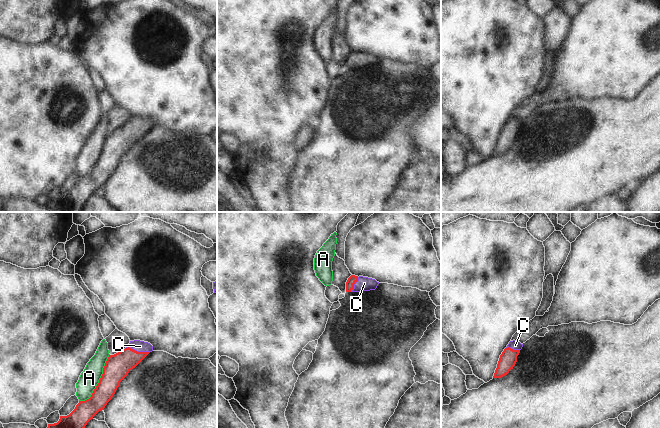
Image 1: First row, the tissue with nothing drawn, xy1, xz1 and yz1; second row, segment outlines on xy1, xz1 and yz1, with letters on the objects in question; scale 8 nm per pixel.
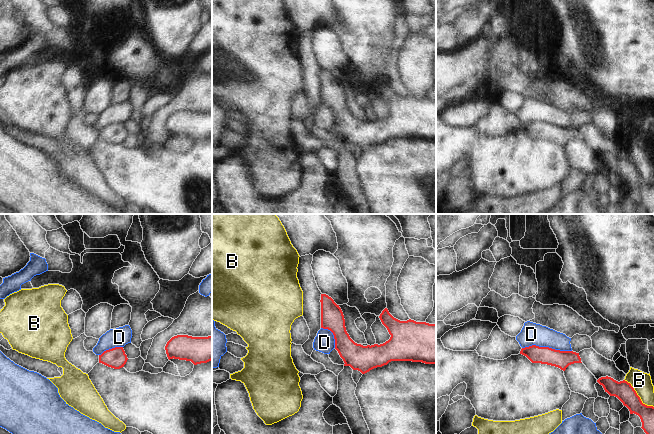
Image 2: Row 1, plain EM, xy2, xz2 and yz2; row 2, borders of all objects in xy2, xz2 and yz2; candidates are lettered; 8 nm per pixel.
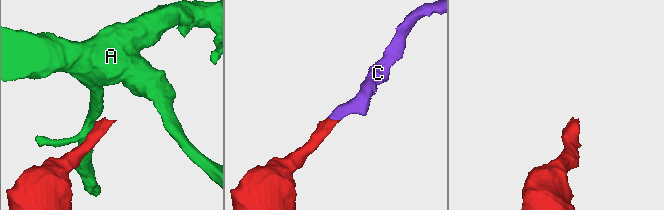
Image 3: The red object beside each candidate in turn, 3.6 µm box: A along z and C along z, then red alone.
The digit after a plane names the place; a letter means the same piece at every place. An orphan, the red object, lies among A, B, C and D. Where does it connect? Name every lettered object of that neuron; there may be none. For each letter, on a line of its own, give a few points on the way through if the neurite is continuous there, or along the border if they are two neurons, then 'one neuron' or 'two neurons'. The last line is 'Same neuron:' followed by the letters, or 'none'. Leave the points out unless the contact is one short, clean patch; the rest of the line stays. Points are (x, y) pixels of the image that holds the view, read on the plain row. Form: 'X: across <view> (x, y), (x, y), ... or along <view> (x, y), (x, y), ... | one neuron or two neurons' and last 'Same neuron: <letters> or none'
A: two neurons
B: two neurons
C: across xy1 (117, 142), (138, 128), (140, 122) | one neuron
D: along yz2 (522, 123), (537, 121), (571, 127) | two neurons
Same neuron: C

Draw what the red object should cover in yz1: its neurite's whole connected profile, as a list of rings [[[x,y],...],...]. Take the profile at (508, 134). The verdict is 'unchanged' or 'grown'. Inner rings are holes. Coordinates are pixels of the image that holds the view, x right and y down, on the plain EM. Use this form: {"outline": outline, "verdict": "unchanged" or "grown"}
{"outline": [[[510,117],[507,123],[500,131],[497,144],[495,146],[493,154],[501,154],[509,149],[517,138],[517,132],[522,125],[523,120],[519,117]]], "verdict": "grown"}

